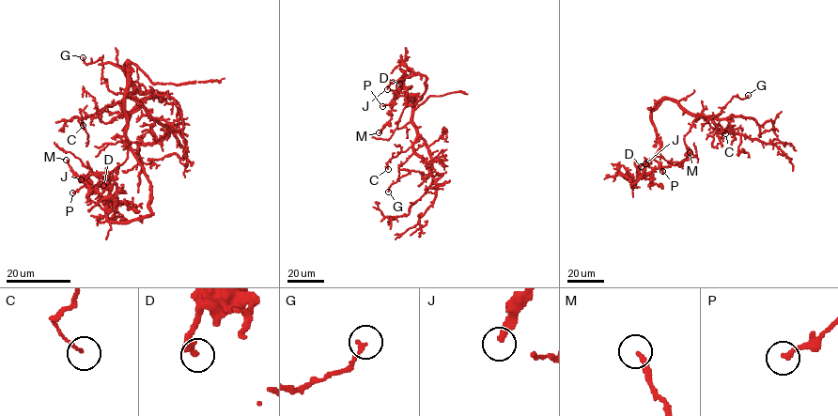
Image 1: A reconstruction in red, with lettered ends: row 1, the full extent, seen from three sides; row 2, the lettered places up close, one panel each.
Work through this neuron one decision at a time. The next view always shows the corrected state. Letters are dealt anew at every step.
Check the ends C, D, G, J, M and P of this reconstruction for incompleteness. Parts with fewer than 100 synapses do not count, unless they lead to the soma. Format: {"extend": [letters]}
{"extend": []}

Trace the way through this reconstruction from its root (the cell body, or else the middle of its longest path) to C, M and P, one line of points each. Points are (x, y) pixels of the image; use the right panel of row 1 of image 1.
C: (654, 108), (664, 99), (675, 100), (687, 111), (700, 115), (713, 129), (720, 125), (725, 133)
M: (654, 108), (652, 124), (660, 146), (631, 185), (657, 169), (678, 164), (690, 152)
P: (654, 108), (652, 124), (660, 146), (631, 185), (657, 169), (661, 167), (662, 171)

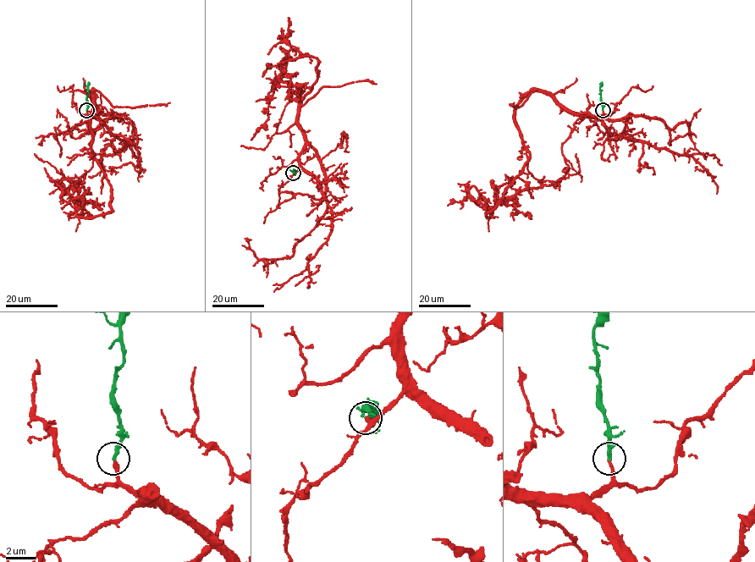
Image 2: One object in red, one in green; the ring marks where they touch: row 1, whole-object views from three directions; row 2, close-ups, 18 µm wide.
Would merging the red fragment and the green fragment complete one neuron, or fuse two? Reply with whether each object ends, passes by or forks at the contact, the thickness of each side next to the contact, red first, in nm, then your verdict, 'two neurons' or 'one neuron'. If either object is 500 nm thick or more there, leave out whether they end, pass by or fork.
red ends | green ends | 220/280 nm | one neuron

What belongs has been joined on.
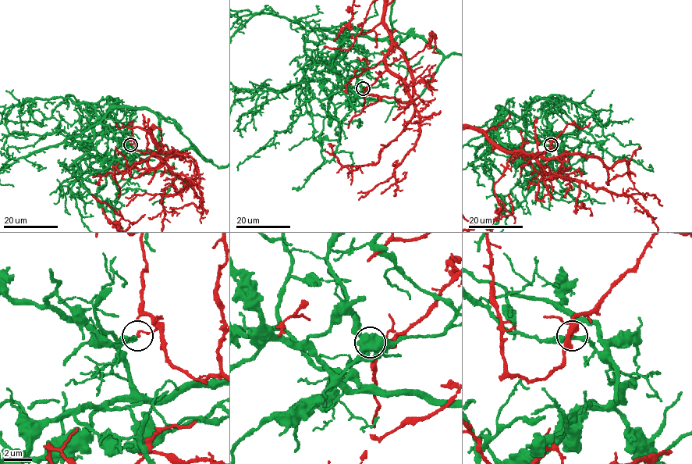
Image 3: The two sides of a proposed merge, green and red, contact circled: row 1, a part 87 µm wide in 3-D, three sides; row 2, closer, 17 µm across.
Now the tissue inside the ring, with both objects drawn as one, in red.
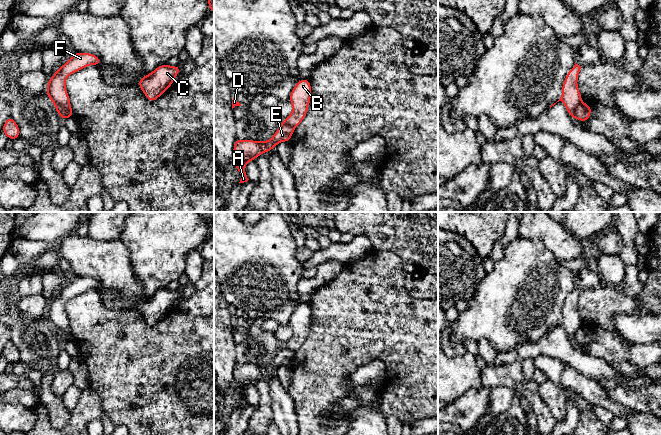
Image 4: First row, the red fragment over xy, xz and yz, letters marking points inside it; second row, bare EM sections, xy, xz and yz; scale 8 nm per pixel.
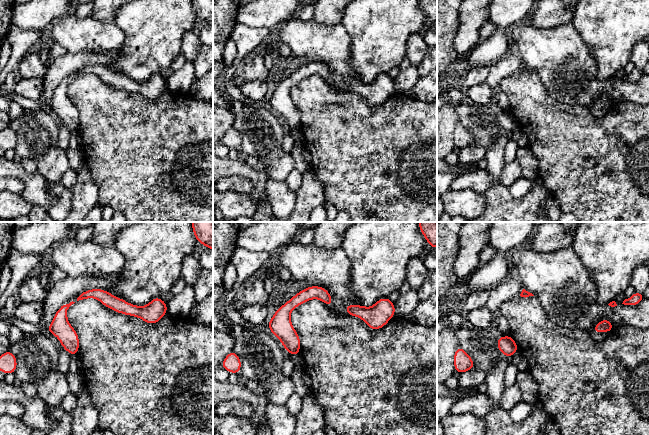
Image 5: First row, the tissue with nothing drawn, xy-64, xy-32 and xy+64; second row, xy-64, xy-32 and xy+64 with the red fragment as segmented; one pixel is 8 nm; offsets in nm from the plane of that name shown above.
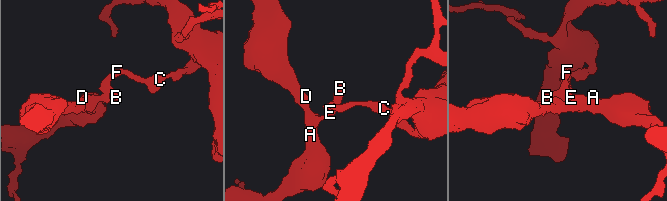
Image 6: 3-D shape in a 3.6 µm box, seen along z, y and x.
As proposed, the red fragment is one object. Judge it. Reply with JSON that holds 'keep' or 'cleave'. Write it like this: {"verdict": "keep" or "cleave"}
{"verdict": "cleave"}

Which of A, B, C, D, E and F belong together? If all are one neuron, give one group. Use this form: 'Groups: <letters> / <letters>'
Groups: A D E / B C F

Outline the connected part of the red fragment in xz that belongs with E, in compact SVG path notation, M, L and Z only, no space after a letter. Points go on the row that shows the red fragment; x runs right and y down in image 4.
M282 123L268 141L240 140L236 138L233 147L233 161L234 166L241 174L239 183L249 180L245 172L245 165L249 161L255 160L259 155L274 149L282 141L290 142L293 133L294 127Z

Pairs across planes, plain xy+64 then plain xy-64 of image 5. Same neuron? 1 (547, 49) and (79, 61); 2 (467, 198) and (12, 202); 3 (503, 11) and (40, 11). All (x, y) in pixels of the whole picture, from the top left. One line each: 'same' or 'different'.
1: different
2: same
3: same

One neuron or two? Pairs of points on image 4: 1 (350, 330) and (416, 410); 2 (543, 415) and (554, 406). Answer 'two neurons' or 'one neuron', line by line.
1: one neuron
2: two neurons

